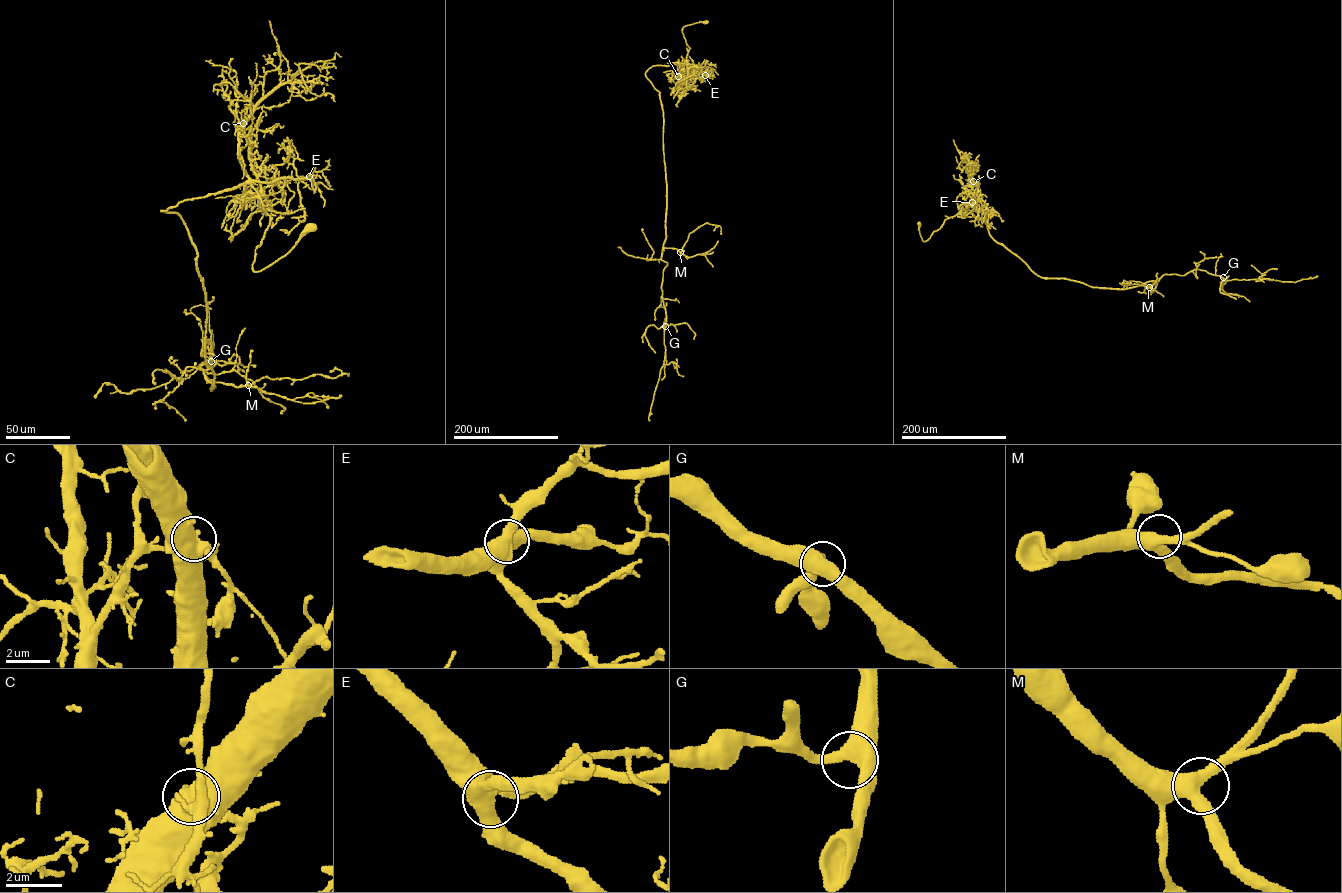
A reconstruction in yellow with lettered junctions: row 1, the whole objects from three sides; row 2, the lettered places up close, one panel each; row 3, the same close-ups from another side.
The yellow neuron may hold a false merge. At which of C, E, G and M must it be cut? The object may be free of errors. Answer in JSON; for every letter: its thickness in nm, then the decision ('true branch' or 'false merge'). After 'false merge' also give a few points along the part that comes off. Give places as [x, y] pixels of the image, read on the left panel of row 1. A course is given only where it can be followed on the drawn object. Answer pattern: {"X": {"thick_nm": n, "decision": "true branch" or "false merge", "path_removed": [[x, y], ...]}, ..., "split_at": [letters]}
{"C": {"thick_nm": 600, "decision": "false merge", "path_removed": [[243, 123], [260, 191], [270, 208], [285, 213], [294, 193], [275, 179], [275, 167], [290, 154], [287, 138]]}, "E": {"thick_nm": 550, "decision": "true branch"}, "G": {"thick_nm": 500, "decision": "true branch"}, "M": {"thick_nm": 440, "decision": "true branch"}, "split_at": ["C"]}

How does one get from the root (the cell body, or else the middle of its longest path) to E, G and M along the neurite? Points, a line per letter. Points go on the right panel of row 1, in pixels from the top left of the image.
E: (919, 223), (922, 239), (927, 240), (945, 220), (959, 212), (962, 204), (972, 202)
G: (919, 223), (927, 240), (962, 205), (1039, 276), (1094, 287), (1130, 288), (1196, 269), (1223, 277)
M: (919, 223), (927, 240), (962, 205), (964, 215), (981, 218), (993, 239), (1041, 277), (1094, 287), (1149, 287)

